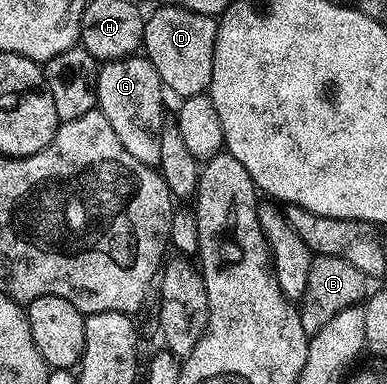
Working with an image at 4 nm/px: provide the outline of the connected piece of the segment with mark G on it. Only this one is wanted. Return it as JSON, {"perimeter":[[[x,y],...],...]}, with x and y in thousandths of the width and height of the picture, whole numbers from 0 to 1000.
{"perimeter":[[[359,141],[326,154],[282,154],[256,177],[248,201],[253,284],[274,315],[284,315],[284,336],[305,346],[315,380],[382,435],[403,435],[413,422],[413,349],[429,318],[424,247],[429,229],[398,169]]]}

